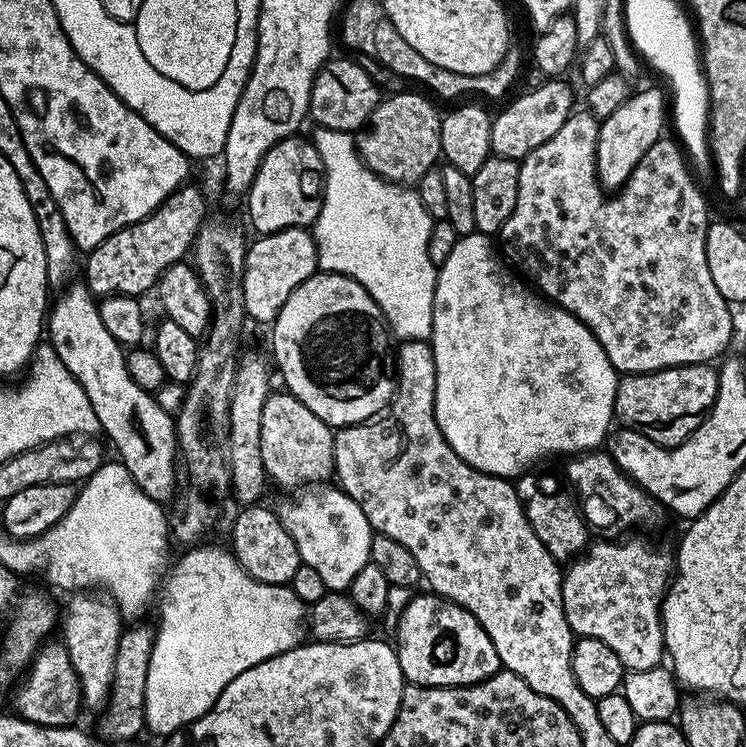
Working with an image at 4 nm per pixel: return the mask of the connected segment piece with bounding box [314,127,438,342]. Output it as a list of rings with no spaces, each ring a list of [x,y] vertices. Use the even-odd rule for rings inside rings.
[[[317,127],[315,129],[314,143],[318,154],[322,158],[324,167],[324,204],[320,207],[320,213],[314,225],[316,249],[318,250],[318,268],[322,272],[337,272],[339,276],[348,276],[354,282],[361,284],[374,298],[374,302],[382,310],[384,319],[397,341],[428,340],[432,334],[432,311],[434,310],[434,290],[436,289],[437,265],[430,262],[430,254],[426,254],[426,242],[430,242],[430,230],[434,223],[430,214],[426,214],[426,206],[422,206],[422,198],[411,188],[402,184],[393,184],[390,180],[384,180],[376,172],[371,172],[364,164],[364,159],[356,151],[356,141],[351,132],[331,132],[329,128]]]

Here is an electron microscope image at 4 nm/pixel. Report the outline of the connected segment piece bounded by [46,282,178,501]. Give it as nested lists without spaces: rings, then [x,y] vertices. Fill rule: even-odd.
[[[73,282],[57,296],[60,297],[57,300],[55,297],[46,316],[47,343],[52,345],[58,358],[62,358],[62,366],[66,366],[66,370],[70,370],[70,374],[82,386],[82,390],[86,390],[86,398],[90,398],[90,406],[94,406],[94,414],[98,416],[99,431],[108,435],[109,445],[112,443],[116,447],[126,476],[129,476],[150,499],[171,501],[178,492],[178,445],[173,413],[162,410],[155,395],[142,390],[142,386],[138,386],[138,382],[130,378],[130,370],[126,370],[125,349],[115,340],[113,334],[106,330],[99,314],[99,303],[90,295],[87,283]]]

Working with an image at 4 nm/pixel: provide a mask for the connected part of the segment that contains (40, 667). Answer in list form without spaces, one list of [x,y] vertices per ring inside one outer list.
[[[52,643],[40,645],[26,675],[19,681],[15,689],[15,711],[20,719],[41,724],[43,728],[67,728],[77,723],[76,715],[82,712],[80,676],[74,670],[63,643]]]

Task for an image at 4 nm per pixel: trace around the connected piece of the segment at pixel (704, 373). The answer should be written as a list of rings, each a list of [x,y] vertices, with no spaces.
[[[711,363],[683,364],[657,372],[634,372],[616,385],[615,419],[625,428],[634,428],[650,442],[664,448],[682,443],[714,406],[720,393],[720,377]]]

